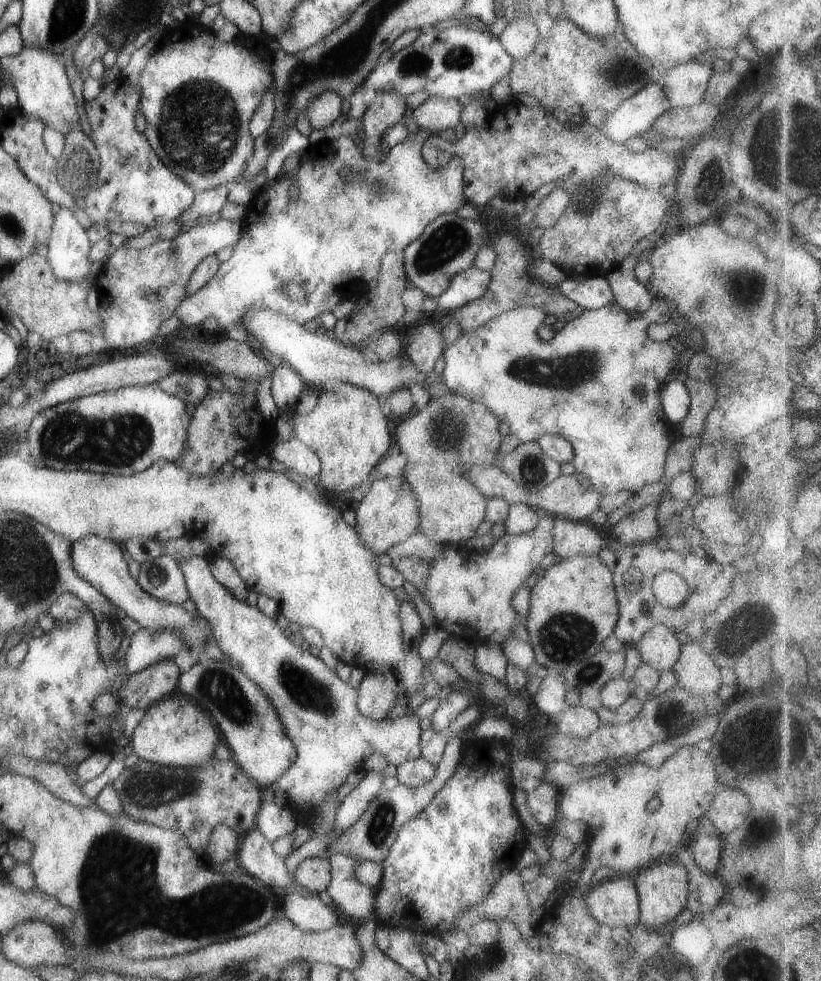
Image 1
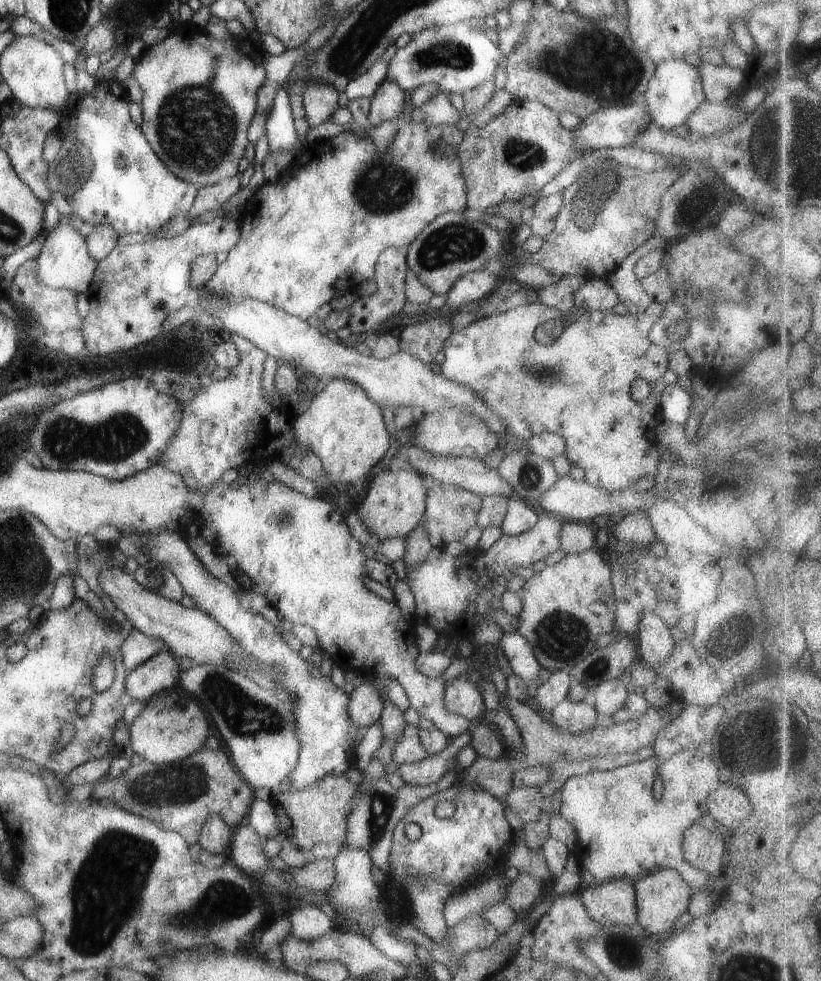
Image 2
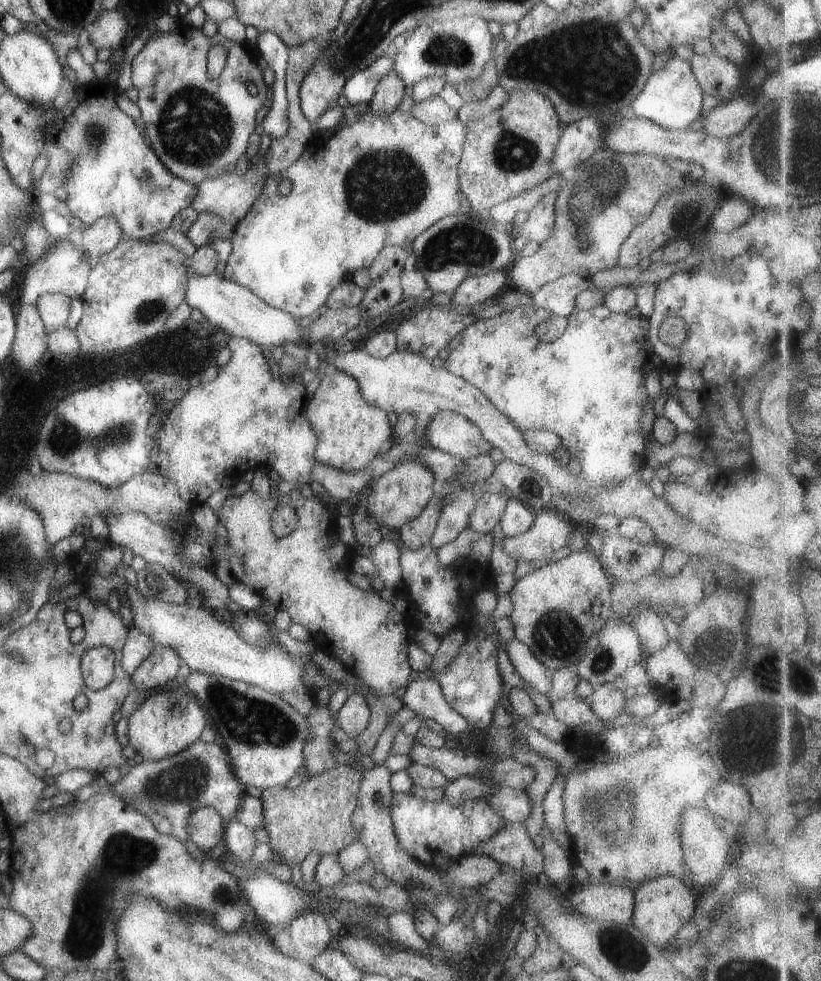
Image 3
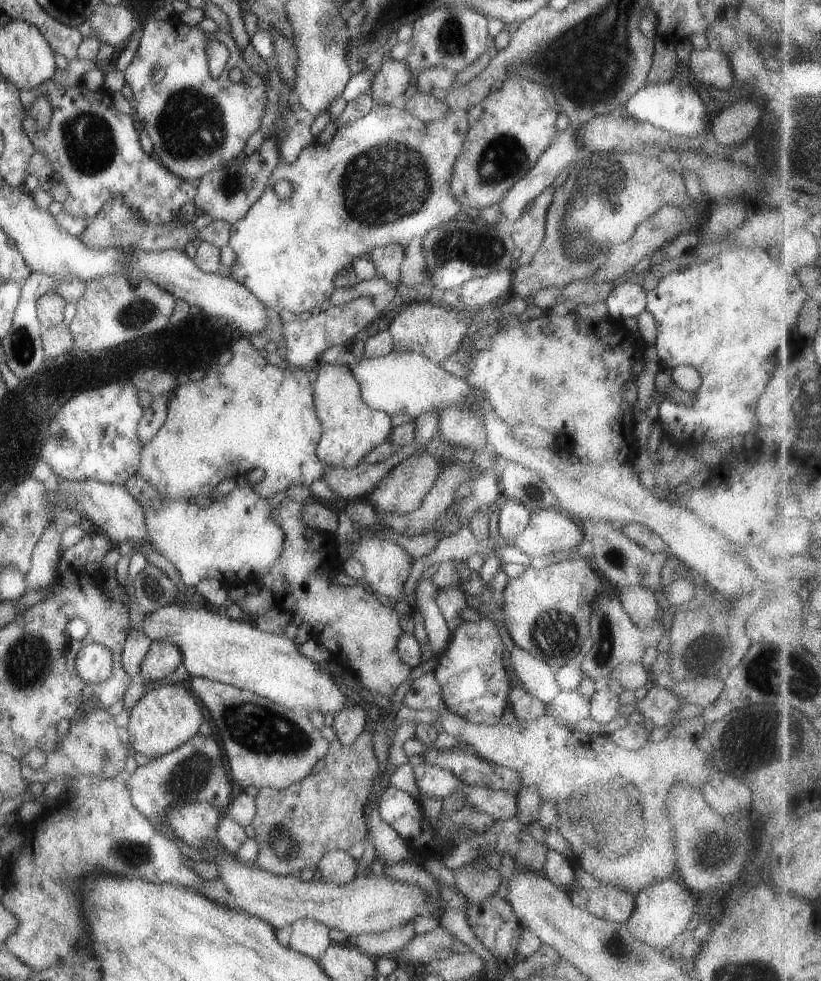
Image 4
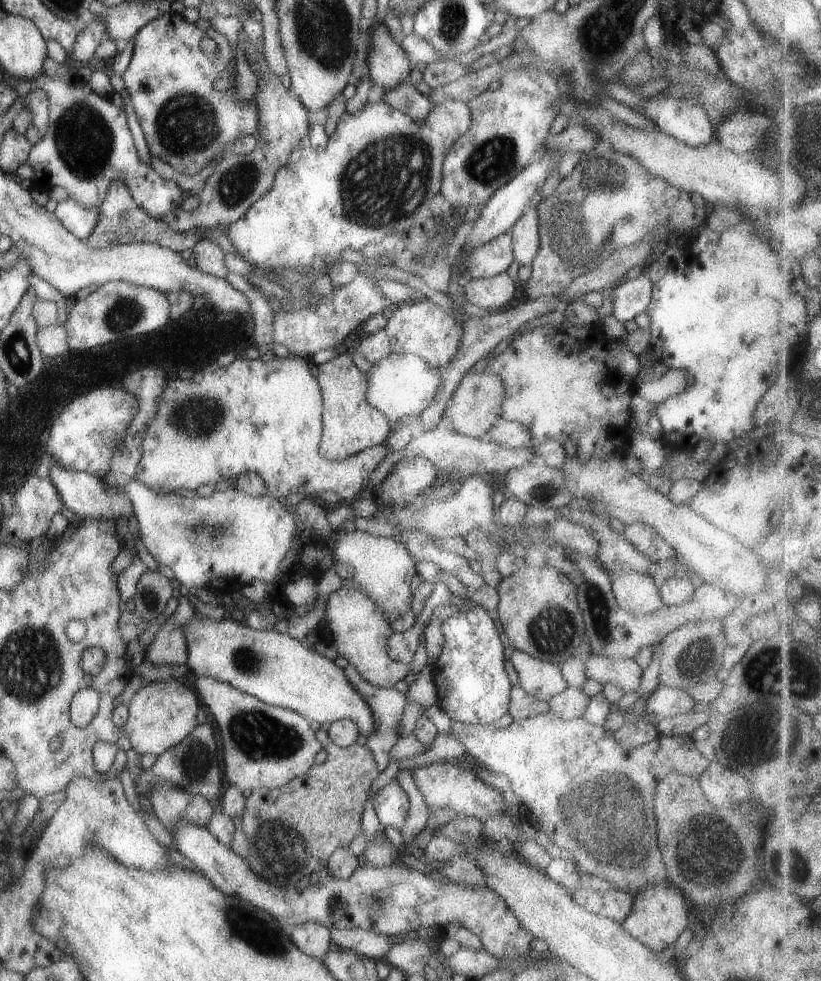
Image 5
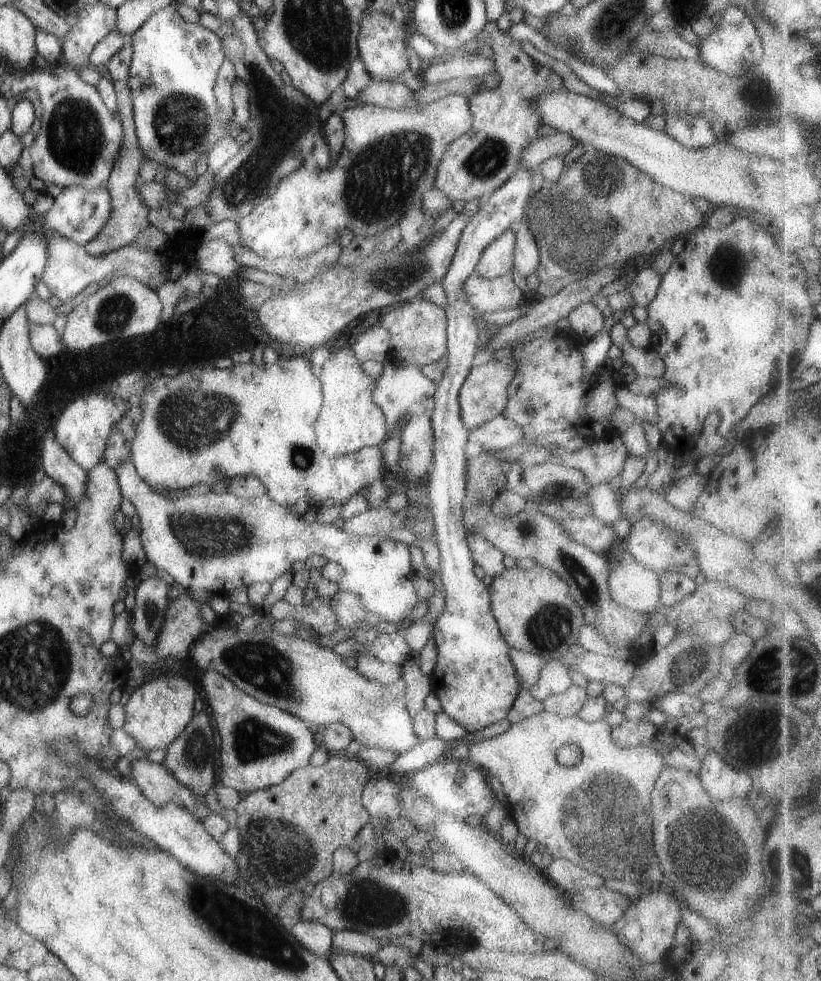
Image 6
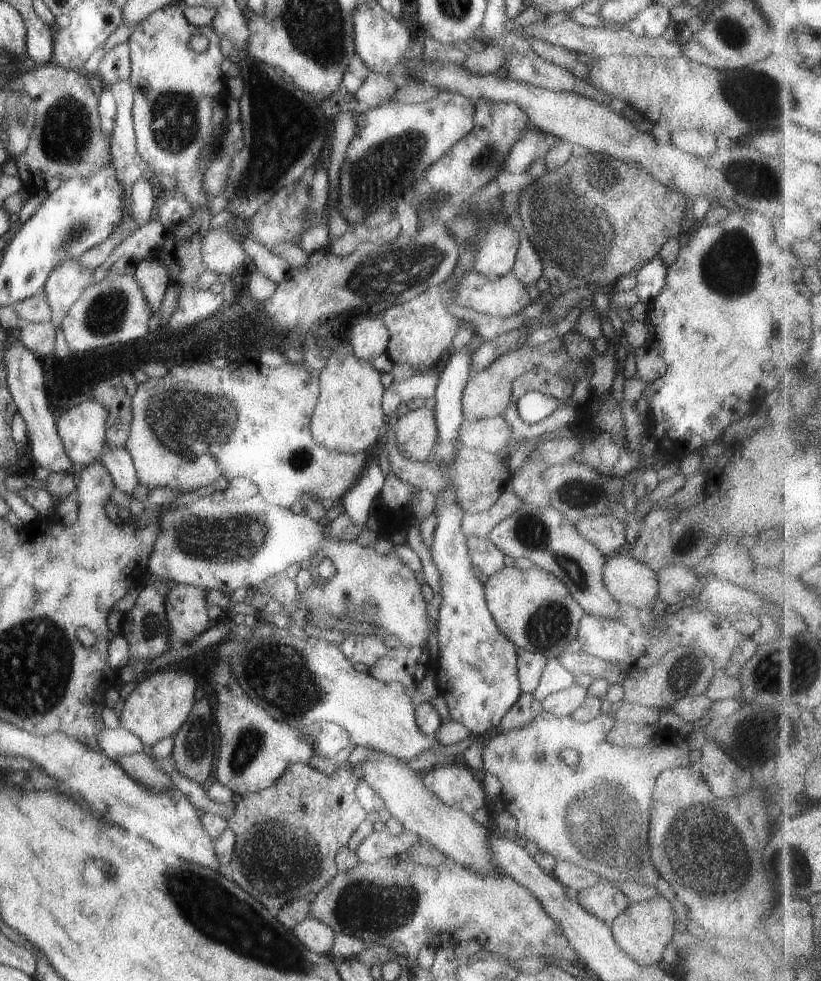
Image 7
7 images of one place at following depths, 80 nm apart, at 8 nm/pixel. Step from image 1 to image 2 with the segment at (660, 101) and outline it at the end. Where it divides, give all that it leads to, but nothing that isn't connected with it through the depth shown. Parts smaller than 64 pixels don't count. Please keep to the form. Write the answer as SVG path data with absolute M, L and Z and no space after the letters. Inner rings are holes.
M627 103L623 106L601 109L585 117L581 124L571 131L574 134L574 147L584 153L592 150L603 153L608 148L625 146L631 143L640 129L645 129L650 122L650 116L642 104Z

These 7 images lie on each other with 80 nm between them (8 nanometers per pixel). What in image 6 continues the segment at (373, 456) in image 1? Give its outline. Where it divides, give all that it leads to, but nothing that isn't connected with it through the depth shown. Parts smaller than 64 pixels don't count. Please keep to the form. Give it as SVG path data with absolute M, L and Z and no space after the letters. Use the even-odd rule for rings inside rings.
M344 344L332 349L332 355L317 371L322 394L320 411L313 428L316 445L328 457L340 457L363 447L380 445L388 436L383 413L370 399L374 382L361 370L352 349Z

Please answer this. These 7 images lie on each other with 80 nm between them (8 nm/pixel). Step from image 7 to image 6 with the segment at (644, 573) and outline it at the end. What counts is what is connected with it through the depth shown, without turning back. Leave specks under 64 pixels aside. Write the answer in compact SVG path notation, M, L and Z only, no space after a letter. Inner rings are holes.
M619 562L608 567L608 593L611 600L636 613L651 613L660 605L658 575L638 562Z

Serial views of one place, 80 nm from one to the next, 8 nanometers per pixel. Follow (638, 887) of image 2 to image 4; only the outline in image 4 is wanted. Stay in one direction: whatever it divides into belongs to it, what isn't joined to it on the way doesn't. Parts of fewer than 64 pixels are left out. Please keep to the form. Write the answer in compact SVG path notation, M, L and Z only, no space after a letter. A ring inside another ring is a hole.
M675 877L648 884L634 895L633 912L624 922L629 932L655 951L665 951L670 942L688 926L698 901Z

